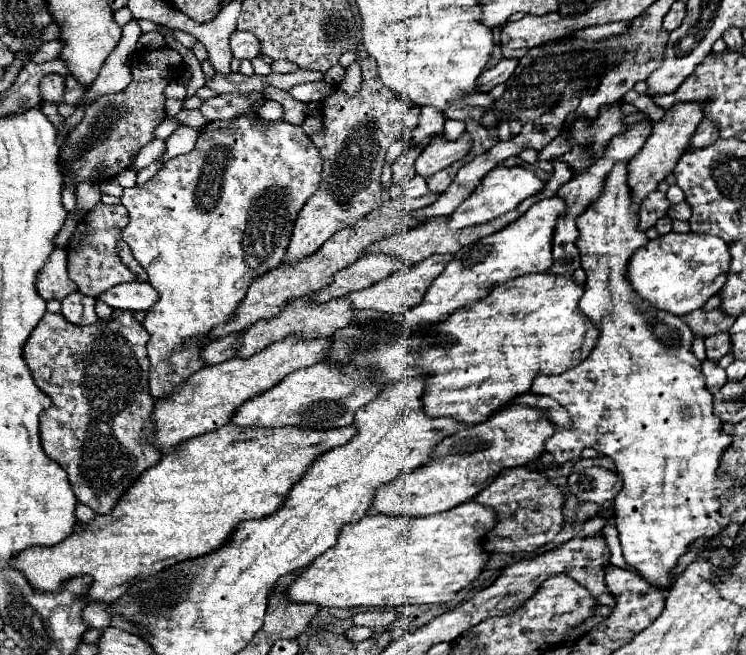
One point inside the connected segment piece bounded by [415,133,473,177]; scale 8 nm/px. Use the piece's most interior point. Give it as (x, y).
(441, 153)

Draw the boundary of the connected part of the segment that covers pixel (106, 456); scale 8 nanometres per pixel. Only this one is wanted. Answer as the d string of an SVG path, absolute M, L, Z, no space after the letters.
M113 311L111 321L99 319L97 323L93 323L89 327L73 327L73 323L69 323L61 313L45 313L41 317L41 321L37 323L37 327L33 329L33 333L29 335L27 343L23 345L23 357L33 375L35 385L53 399L53 405L49 409L45 409L39 417L41 447L49 459L53 459L57 465L61 465L67 471L69 483L73 487L73 493L77 495L77 501L91 507L97 515L109 515L113 511L113 507L119 503L119 499L123 497L123 493L141 477L141 473L149 467L153 467L155 463L159 463L159 459L161 459L159 449L153 447L153 443L149 443L149 437L153 435L153 419L151 419L153 397L149 395L149 387L147 387L147 375L149 375L149 357L147 357L147 349L145 349L147 341L149 341L149 333L141 327L139 321L135 321L131 311Z

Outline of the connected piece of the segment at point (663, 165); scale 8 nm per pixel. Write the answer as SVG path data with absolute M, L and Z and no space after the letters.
M675 101L675 105L665 111L663 119L653 123L651 135L647 137L643 149L629 161L629 187L631 187L633 199L643 201L649 193L657 191L657 185L669 173L673 173L673 167L677 165L679 157L689 147L693 131L703 121L701 113L703 113L703 109L701 109L701 103L697 103L697 101L685 101L685 103L683 101Z

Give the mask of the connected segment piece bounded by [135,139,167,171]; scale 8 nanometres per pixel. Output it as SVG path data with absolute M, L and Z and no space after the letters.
M153 139L153 143L147 143L141 151L139 151L139 155L137 155L137 159L135 159L135 171L139 171L139 169L143 169L143 167L147 167L149 163L153 163L153 161L157 161L157 159L161 159L161 155L167 151L167 147L165 147L165 141L163 139Z

